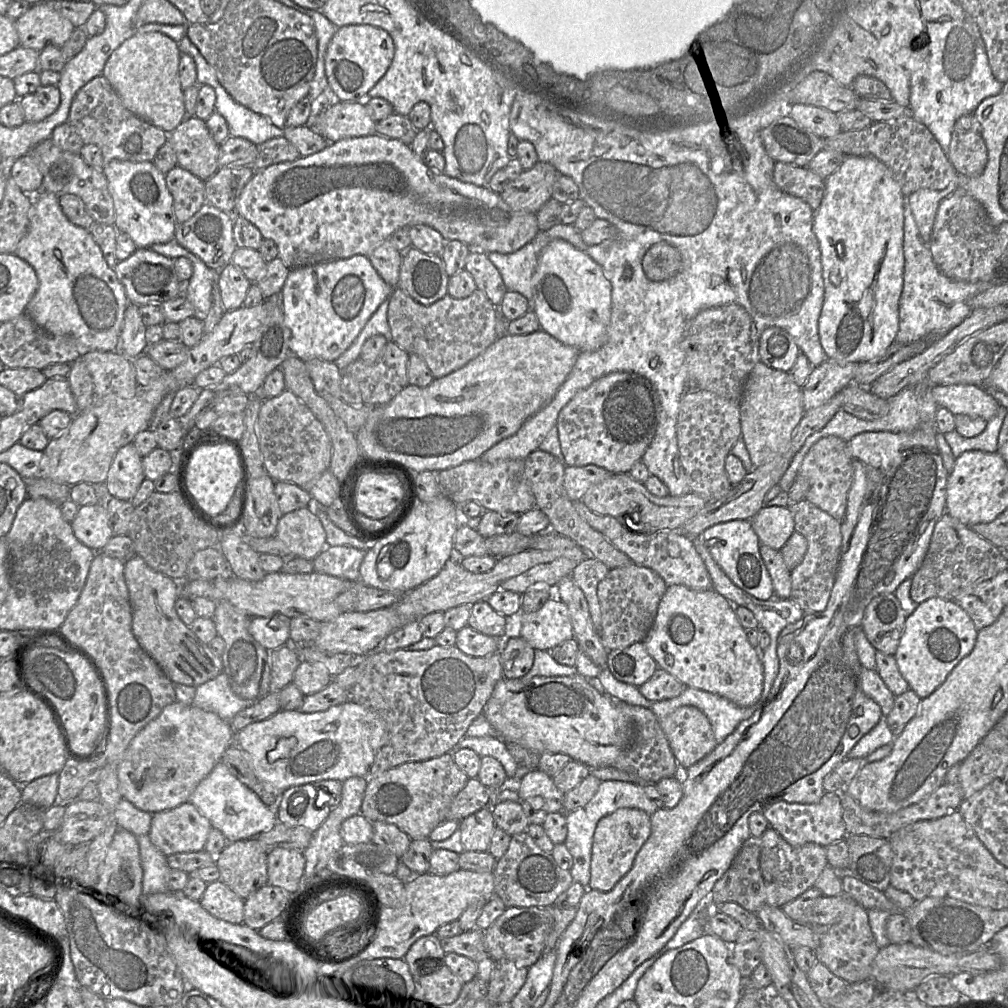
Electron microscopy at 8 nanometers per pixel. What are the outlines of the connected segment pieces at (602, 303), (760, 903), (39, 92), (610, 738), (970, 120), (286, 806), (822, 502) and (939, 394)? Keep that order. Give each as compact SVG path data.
M565 240L551 241L538 256L532 286L533 300L530 310L535 312L540 329L563 344L575 347L579 352L594 351L604 345L611 319L612 286L602 267L590 256Z
M768 826L760 837L750 836L732 864L715 883L711 892L712 909L725 902L734 902L747 911L757 913L765 906L782 907L813 887L828 866L825 847L816 843L795 846Z
M41 85L36 91L18 99L24 119L28 122L41 121L53 114L60 105L57 85Z
M579 674L537 676L529 680L502 678L495 685L482 714L505 743L516 743L541 755L566 754L590 769L612 767L617 757L631 745L634 739L633 723L619 710L616 700L600 692L588 679Z
M973 114L963 115L955 122L947 158L958 174L975 177L983 173L988 151Z
M312 783L290 787L280 794L277 805L278 822L301 825L315 832L327 819L332 808L324 805Z
M833 435L821 438L806 454L798 474L804 476L809 482L805 499L836 520L842 521L853 480L853 466L847 442Z
M971 384L931 385L932 398L954 415L981 417L987 422L996 416L1000 403L985 388Z

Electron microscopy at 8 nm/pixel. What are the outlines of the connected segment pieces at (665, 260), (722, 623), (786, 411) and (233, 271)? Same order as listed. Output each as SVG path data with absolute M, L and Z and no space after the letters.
M661 241L647 250L642 260L642 268L649 280L664 281L680 270L681 255L675 247Z
M670 585L661 598L654 623L643 641L657 665L686 687L720 695L738 706L755 704L763 691L764 669L759 648L753 647L741 625L735 607L714 589L693 590L684 585Z
M758 362L751 370L744 386L740 401L741 438L749 452L753 467L759 467L771 461L777 454L786 450L794 429L804 415L802 387L799 387L789 372L767 367Z
M231 263L225 265L217 272L217 283L225 311L234 310L243 306L247 291L252 284L252 282Z

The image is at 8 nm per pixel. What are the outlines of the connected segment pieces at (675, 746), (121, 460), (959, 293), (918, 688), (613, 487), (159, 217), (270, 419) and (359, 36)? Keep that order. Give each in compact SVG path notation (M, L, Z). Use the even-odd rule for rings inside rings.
M694 706L677 708L662 719L661 728L681 770L701 761L718 745L709 719Z
M133 443L117 451L105 481L110 497L126 501L134 498L146 478L142 458Z
M907 199L904 205L903 252L903 289L899 301L899 329L895 342L909 344L921 339L930 339L934 342L967 318L973 311L970 306L971 299L992 286L992 283L983 281L954 280L939 271L930 249L920 238Z
M933 597L917 605L906 617L894 654L903 678L921 699L932 694L962 658L968 655L978 631L968 613L953 600Z
M613 474L590 487L581 501L594 513L616 518L627 529L636 533L675 530L701 511L707 502L695 493L681 496L658 497L651 494L629 474Z
M112 160L104 164L103 174L112 197L118 233L127 234L137 248L149 248L174 239L176 221L173 211L173 198L167 189L165 175L149 162Z
M291 391L265 398L257 420L257 438L266 473L275 481L292 482L308 491L330 469L332 444L321 422Z
M367 24L337 28L325 54L328 87L340 102L364 102L368 92L378 83L394 57L394 42L385 30Z

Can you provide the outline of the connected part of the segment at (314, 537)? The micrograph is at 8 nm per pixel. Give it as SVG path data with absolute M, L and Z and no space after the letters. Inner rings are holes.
M307 507L283 515L275 536L294 557L307 560L315 559L326 542L326 531L320 519Z

